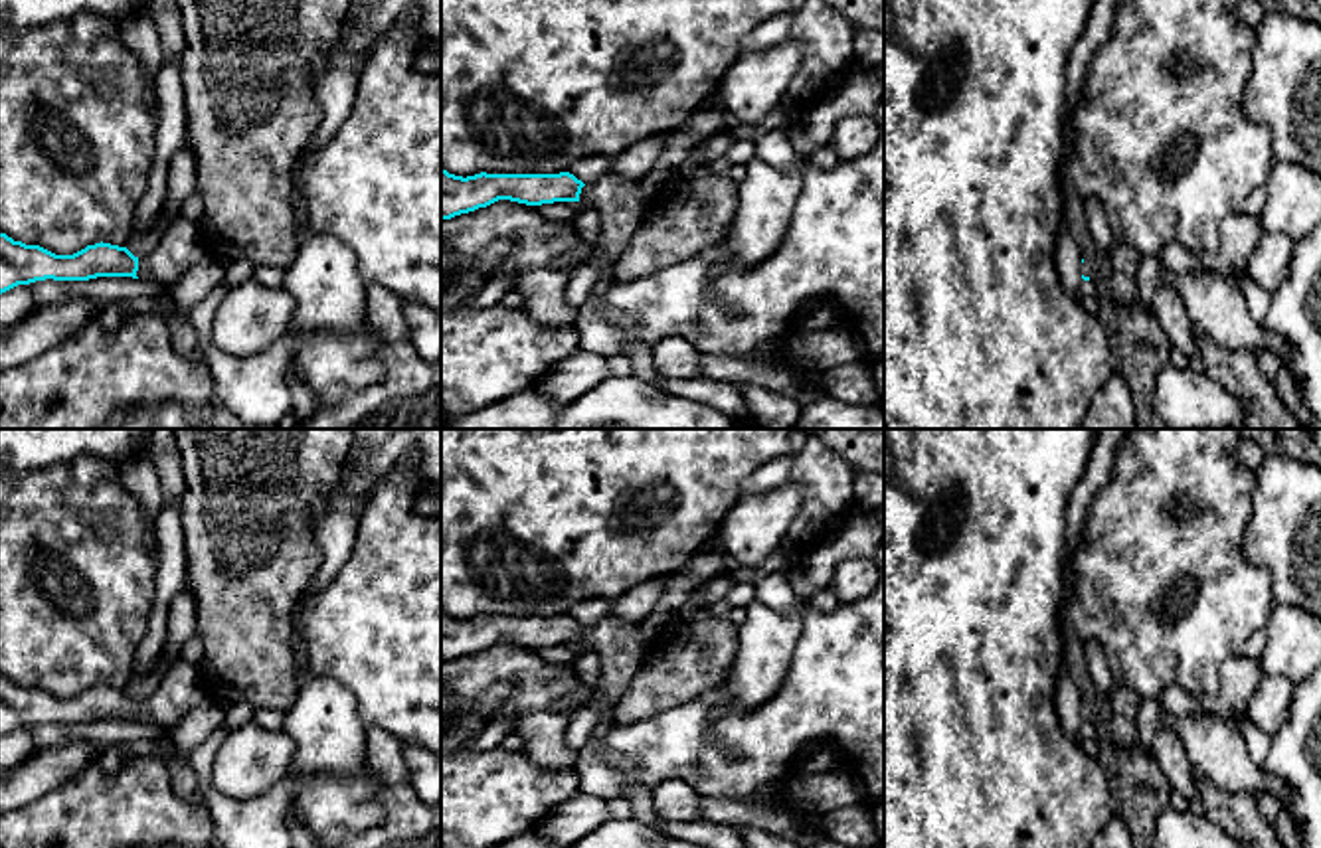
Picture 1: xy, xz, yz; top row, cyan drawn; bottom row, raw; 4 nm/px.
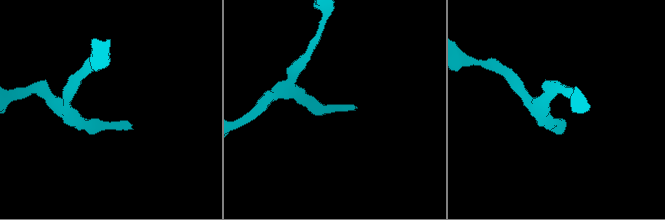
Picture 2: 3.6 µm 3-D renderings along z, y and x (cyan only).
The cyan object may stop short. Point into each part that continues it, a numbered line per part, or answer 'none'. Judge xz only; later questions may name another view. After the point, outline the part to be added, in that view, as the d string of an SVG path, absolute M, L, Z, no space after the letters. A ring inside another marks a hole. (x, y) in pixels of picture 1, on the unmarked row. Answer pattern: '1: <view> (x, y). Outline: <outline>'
1: xz (619, 647). Outline: M603 617L581 631L579 644L593 650L601 660L601 676L593 688L593 698L607 698L611 708L597 721L591 737L599 739L613 723L613 706L625 694L631 678L649 648L641 625L627 625L613 617Z

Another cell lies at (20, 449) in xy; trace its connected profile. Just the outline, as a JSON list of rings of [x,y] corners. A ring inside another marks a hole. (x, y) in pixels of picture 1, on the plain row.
[[[0,429],[0,466],[34,470],[91,455],[121,466],[148,453],[150,429]]]

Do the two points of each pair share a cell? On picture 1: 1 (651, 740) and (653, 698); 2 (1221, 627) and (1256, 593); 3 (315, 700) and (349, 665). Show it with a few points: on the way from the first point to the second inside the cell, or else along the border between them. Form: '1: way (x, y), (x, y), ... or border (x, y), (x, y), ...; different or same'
1: border (695, 696), (647, 718), (627, 724), (614, 722); different
2: way (1229, 619), (1248, 599); same
3: border (313, 675), (335, 678), (352, 696), (360, 718); different

